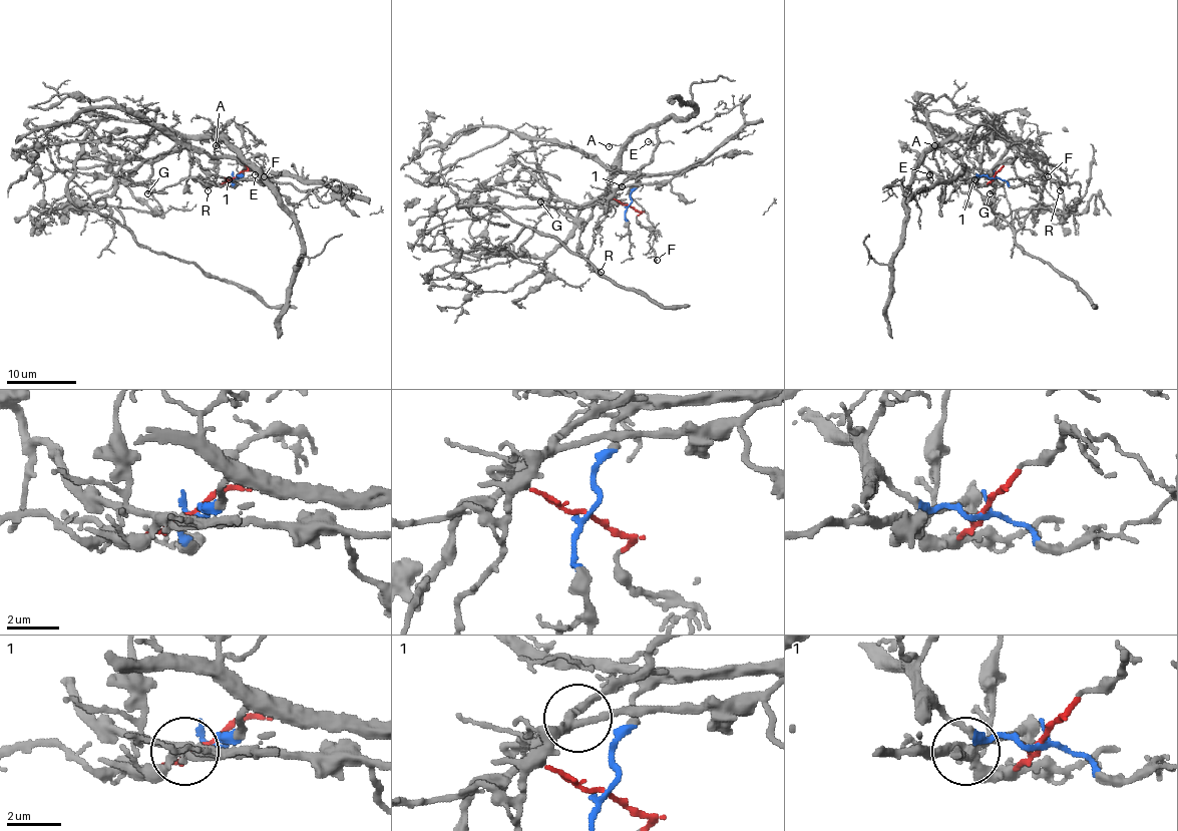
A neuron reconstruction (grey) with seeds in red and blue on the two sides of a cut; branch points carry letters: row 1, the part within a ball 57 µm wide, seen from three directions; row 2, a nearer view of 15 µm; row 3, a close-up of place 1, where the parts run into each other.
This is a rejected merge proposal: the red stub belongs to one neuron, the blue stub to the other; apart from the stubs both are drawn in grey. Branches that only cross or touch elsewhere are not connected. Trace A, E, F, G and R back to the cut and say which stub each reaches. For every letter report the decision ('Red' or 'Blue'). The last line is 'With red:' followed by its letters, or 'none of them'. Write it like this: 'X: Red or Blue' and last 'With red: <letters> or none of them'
A: Red
E: Red
F: Red
G: Red
R: Red
With red: A, E, F, G, R

